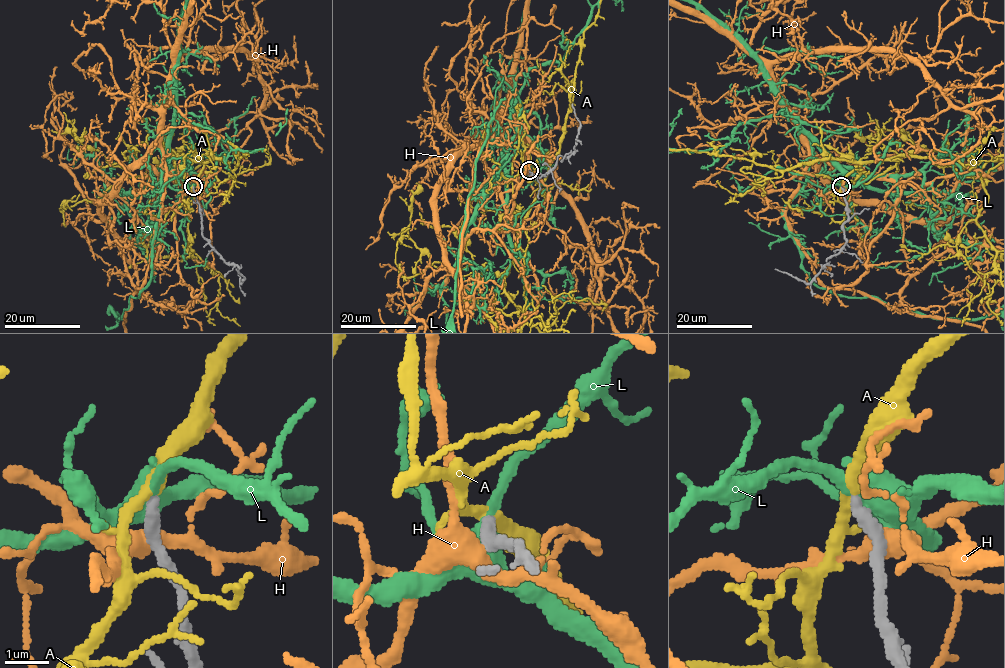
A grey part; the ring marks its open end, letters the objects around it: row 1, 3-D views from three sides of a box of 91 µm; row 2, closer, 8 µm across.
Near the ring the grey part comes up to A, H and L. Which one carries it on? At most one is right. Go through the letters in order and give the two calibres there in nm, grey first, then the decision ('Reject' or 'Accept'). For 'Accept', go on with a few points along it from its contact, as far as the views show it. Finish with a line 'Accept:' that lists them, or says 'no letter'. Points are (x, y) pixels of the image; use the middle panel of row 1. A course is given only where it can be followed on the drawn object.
A: Thickness 320 nm (grey) against 240 nm. Accept
H: Thickness 400 nm (grey) against 400 nm. Reject
L: Thickness 340 nm (grey) against 440 nm. Reject
Accept: A

